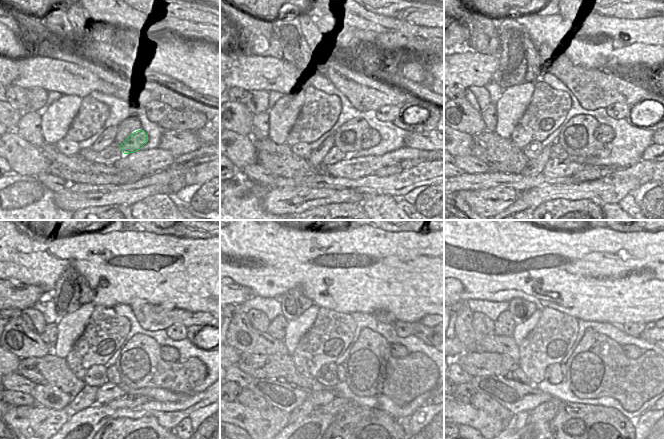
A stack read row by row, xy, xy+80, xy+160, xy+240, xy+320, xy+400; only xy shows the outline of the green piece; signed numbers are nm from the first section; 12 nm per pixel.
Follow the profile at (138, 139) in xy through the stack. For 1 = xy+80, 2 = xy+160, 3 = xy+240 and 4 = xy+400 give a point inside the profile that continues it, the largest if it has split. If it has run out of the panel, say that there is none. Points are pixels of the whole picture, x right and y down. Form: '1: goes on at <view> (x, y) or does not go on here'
1: goes on at xy+80 (371, 138)
2: goes on at xy+160 (605, 134)
3: goes on at xy+240 (168, 353)
4: goes on at xy+400 (631, 351)

